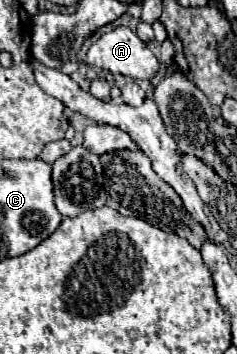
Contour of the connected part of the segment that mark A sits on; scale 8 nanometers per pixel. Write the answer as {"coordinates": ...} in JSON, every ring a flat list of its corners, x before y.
{"coordinates":[[115,27,99,37,89,47,83,63,133,79,151,79,159,73,157,57,129,27]]}

